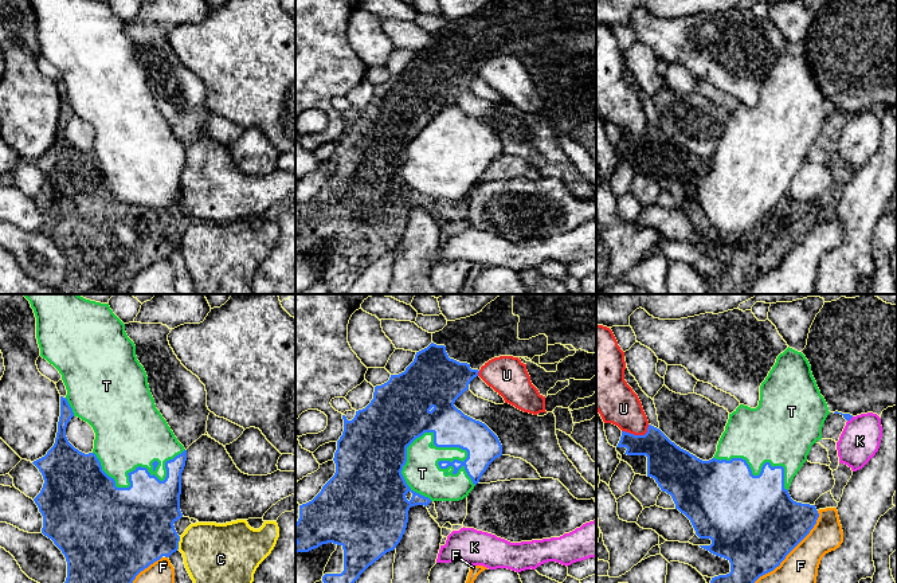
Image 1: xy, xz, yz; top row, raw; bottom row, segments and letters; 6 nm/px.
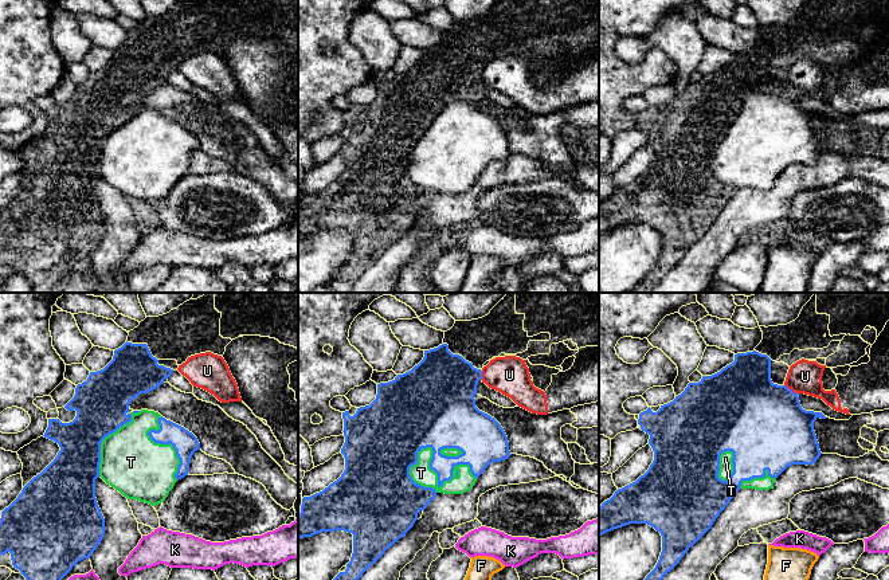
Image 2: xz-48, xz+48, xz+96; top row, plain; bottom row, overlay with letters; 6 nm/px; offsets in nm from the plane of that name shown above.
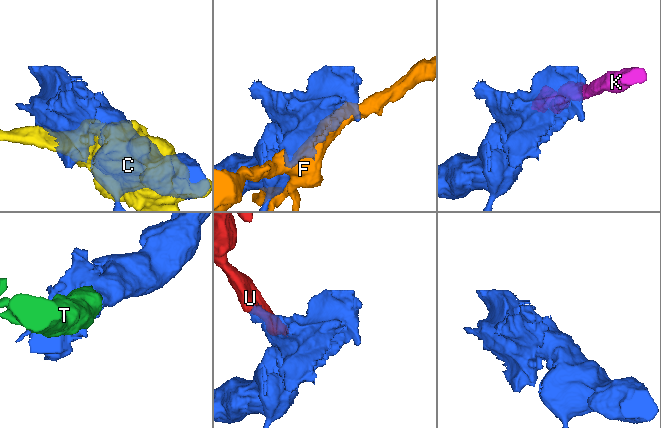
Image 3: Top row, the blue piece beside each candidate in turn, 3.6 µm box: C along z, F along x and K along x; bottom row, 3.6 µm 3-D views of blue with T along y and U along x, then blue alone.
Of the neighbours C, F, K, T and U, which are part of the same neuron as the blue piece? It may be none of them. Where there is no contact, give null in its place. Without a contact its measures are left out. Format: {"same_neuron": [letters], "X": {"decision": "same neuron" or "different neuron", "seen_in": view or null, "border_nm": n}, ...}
{"same_neuron": ["T"], "C": {"decision": "different neuron", "seen_in": "xy", "border_nm": 80}, "F": {"decision": "different neuron", "seen_in": "yz", "border_nm": 600}, "K": {"decision": "different neuron", "seen_in": "yz", "border_nm": 50}, "T": {"decision": "same neuron", "seen_in": "xz", "border_nm": 480}, "U": {"decision": "different neuron", "seen_in": "yz", "border_nm": 170}}

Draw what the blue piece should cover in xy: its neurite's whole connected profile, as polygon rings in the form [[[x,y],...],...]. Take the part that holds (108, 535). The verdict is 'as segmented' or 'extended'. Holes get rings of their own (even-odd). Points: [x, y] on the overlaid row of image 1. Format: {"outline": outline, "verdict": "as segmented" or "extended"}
{"outline": [[[23,294],[31,304],[36,317],[36,339],[40,348],[40,356],[52,364],[66,386],[67,395],[60,396],[60,416],[54,446],[47,454],[32,463],[43,476],[44,484],[40,493],[34,498],[43,516],[42,533],[51,539],[62,551],[67,562],[67,578],[64,583],[133,583],[136,576],[162,556],[169,557],[179,549],[180,536],[175,529],[175,523],[183,517],[180,510],[181,473],[187,461],[187,450],[177,441],[173,431],[156,408],[154,399],[150,394],[148,376],[144,367],[136,356],[136,345],[125,332],[125,324],[113,313],[109,304],[101,304],[86,300],[79,294]],[[73,416],[87,422],[94,433],[94,449],[85,454],[75,449],[66,437],[67,423]]], "verdict": "extended"}

